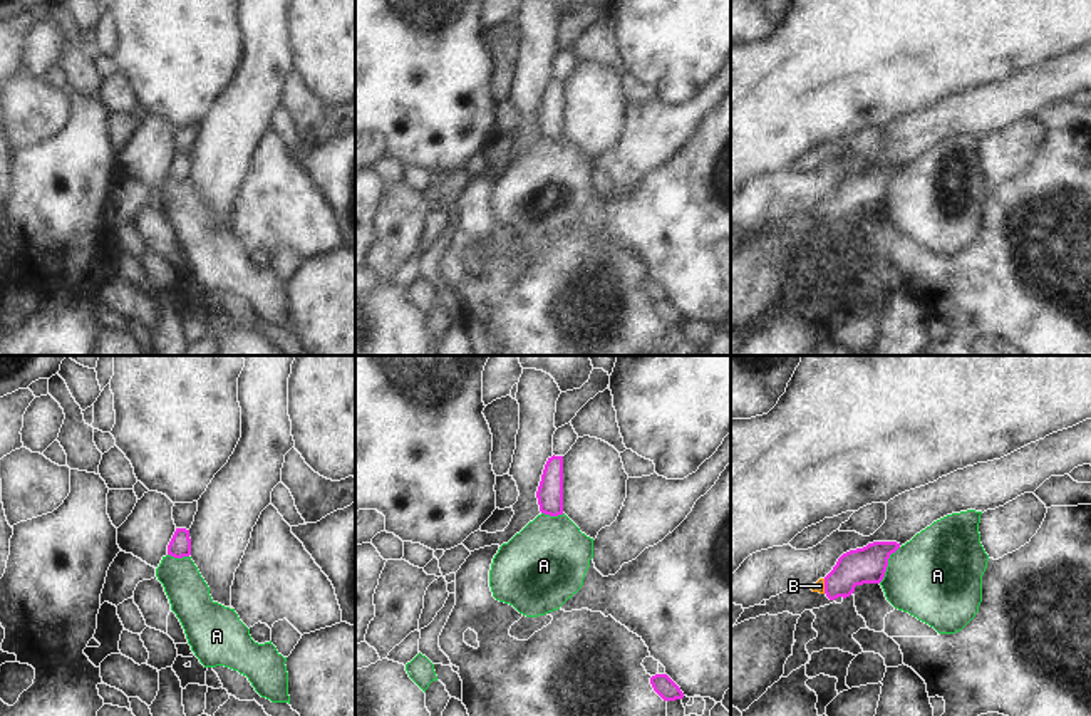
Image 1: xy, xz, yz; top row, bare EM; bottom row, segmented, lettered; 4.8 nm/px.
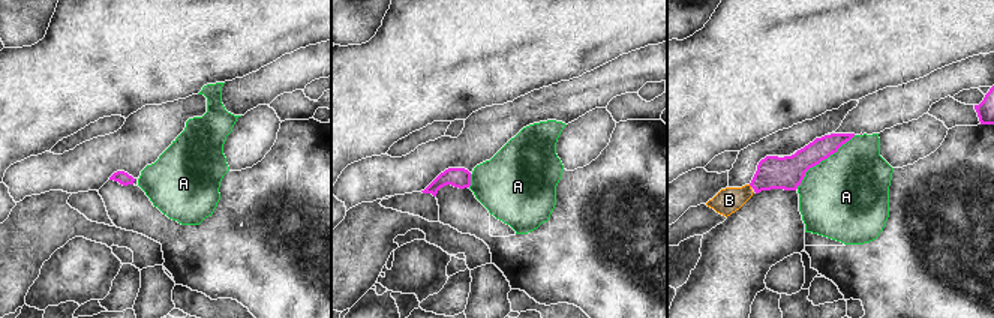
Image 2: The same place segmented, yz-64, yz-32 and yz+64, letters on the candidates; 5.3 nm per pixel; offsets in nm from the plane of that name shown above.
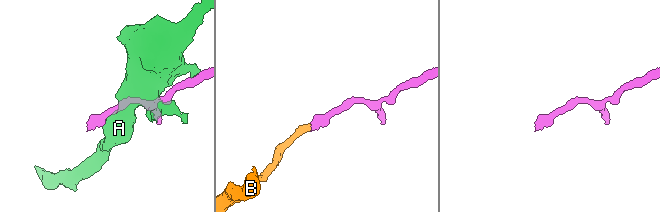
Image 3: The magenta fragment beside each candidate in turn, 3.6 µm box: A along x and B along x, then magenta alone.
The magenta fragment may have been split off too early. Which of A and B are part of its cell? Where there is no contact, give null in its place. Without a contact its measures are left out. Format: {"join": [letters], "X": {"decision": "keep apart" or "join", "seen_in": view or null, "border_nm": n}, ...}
{"join": ["B"], "A": {"decision": "keep apart", "seen_in": "yz", "border_nm": 200}, "B": {"decision": "join", "seen_in": "yz", "border_nm": 70}}

